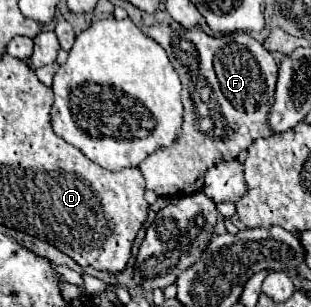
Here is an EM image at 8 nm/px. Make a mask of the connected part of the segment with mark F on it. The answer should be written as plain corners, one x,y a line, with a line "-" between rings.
157,22
149,26
147,34
165,48
181,78
185,112
175,142
149,154
139,164
139,170
145,176
147,188
157,196
189,196
203,190
205,174
211,166
223,160
235,160
255,138
273,134
265,126
265,120
275,96
277,64
273,56
245,32
209,36
203,30
173,28
165,22

